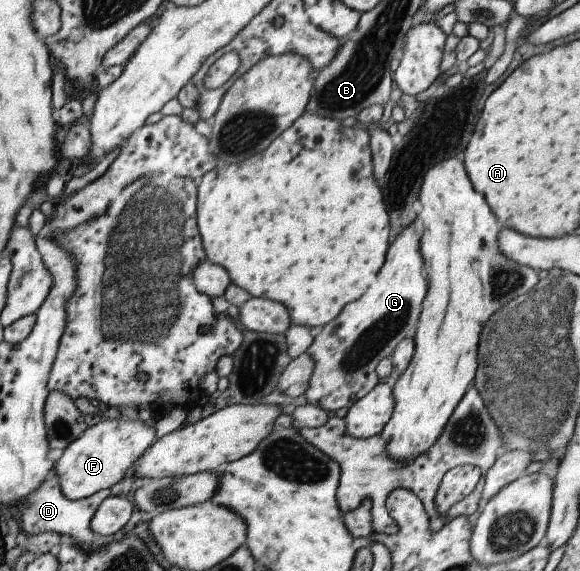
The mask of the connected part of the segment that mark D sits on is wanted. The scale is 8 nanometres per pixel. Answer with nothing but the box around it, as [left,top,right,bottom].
[16,474,126,552]

